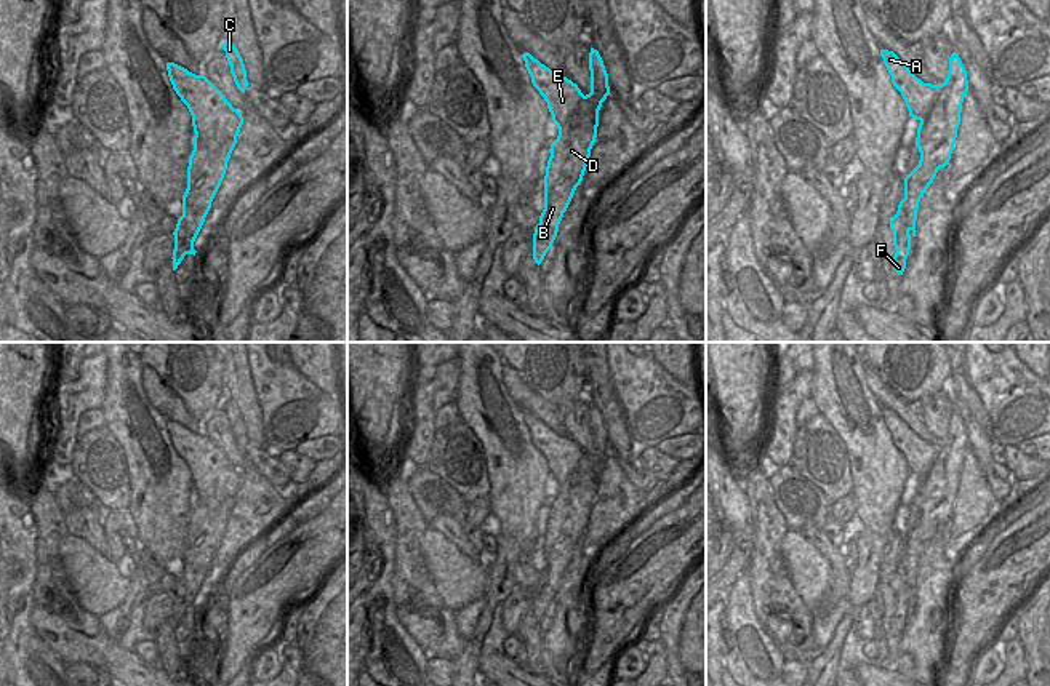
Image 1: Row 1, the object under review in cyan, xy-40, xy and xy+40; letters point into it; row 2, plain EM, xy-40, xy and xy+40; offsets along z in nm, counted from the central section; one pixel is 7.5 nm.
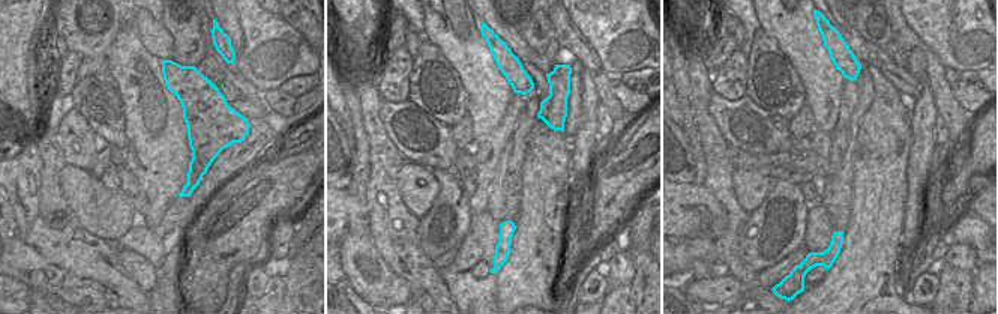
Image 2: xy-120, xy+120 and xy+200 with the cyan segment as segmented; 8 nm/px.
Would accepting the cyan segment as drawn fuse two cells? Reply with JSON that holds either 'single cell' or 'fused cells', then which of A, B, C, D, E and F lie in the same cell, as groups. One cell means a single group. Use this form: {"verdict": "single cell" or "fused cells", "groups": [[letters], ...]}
{"verdict": "fused cells", "groups": [["A", "B", "D", "E", "F"], ["C"]]}

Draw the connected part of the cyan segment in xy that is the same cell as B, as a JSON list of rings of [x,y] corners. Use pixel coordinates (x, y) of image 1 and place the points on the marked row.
[[[523,53],[522,58],[533,86],[547,102],[552,122],[559,128],[546,166],[544,209],[533,233],[533,259],[539,265],[552,248],[563,213],[583,181],[597,133],[597,118],[594,112],[581,110],[584,94],[576,83],[567,77],[557,77],[530,53]]]

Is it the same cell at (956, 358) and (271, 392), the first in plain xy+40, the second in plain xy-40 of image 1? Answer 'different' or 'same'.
different

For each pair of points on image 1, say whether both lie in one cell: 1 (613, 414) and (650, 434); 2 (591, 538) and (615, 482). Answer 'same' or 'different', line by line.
1: different
2: same

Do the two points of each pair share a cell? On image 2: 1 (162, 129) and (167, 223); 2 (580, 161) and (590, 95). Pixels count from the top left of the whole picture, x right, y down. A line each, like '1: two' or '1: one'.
1: two
2: one

